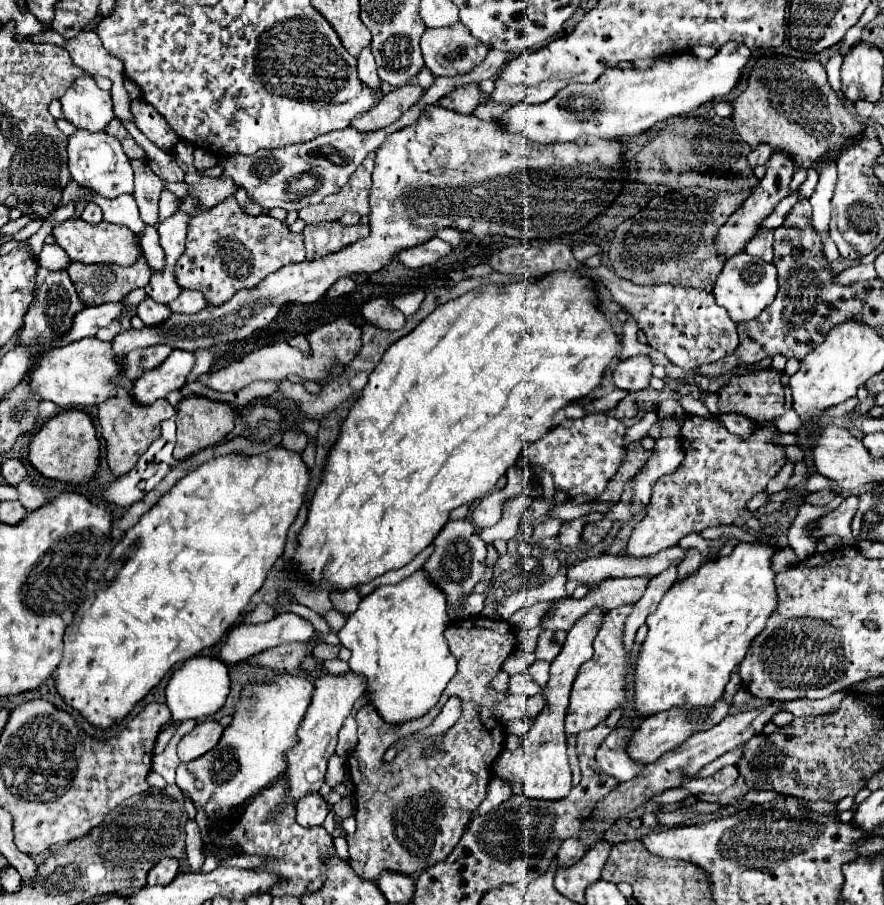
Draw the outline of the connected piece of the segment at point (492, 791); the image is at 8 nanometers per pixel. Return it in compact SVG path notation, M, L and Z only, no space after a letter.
M494 775L492 781L490 781L490 785L488 785L488 795L486 795L486 799L484 799L482 805L476 809L476 813L470 817L470 821L476 819L476 817L480 817L480 815L490 813L498 803L506 801L510 795L512 795L512 791L506 787L506 783L502 783L502 779Z

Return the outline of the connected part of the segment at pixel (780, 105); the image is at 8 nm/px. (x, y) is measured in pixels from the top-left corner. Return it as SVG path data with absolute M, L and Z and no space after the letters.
M786 55L776 57L758 57L746 89L732 101L732 121L734 129L740 133L740 137L750 145L756 147L758 143L768 143L774 151L786 151L794 157L796 169L798 167L816 167L820 161L824 161L830 151L840 151L842 145L850 143L866 125L858 123L838 101L834 95L826 71L820 61L816 59L796 59Z

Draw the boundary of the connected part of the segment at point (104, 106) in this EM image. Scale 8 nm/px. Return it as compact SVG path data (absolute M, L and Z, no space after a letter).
M84 73L60 101L64 117L78 129L102 131L114 119L112 93L100 89L88 73Z

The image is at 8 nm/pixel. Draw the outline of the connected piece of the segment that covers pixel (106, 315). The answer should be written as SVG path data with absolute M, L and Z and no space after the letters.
M124 301L104 303L98 307L84 307L78 315L74 315L72 327L62 337L52 341L52 347L62 347L62 345L76 343L84 337L94 337L98 333L98 329L106 327L110 321L120 317L122 311L124 311Z

